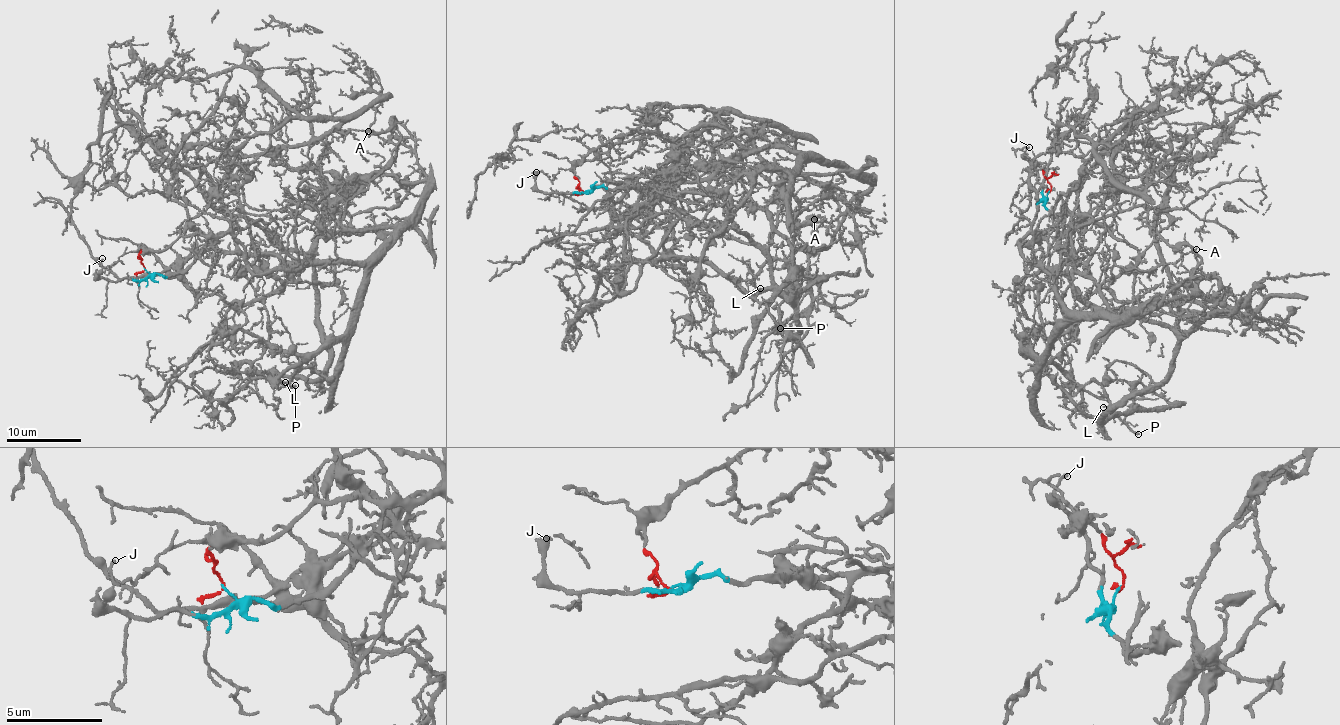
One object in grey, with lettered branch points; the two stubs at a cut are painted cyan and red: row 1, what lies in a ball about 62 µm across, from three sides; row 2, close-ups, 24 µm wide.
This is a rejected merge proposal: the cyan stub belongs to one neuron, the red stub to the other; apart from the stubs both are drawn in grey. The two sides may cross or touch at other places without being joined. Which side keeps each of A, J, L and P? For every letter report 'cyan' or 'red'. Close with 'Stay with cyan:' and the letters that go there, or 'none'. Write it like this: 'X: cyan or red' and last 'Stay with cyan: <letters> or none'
A: red
J: cyan
L: cyan
P: cyan
Stay with cyan: J, L, P

